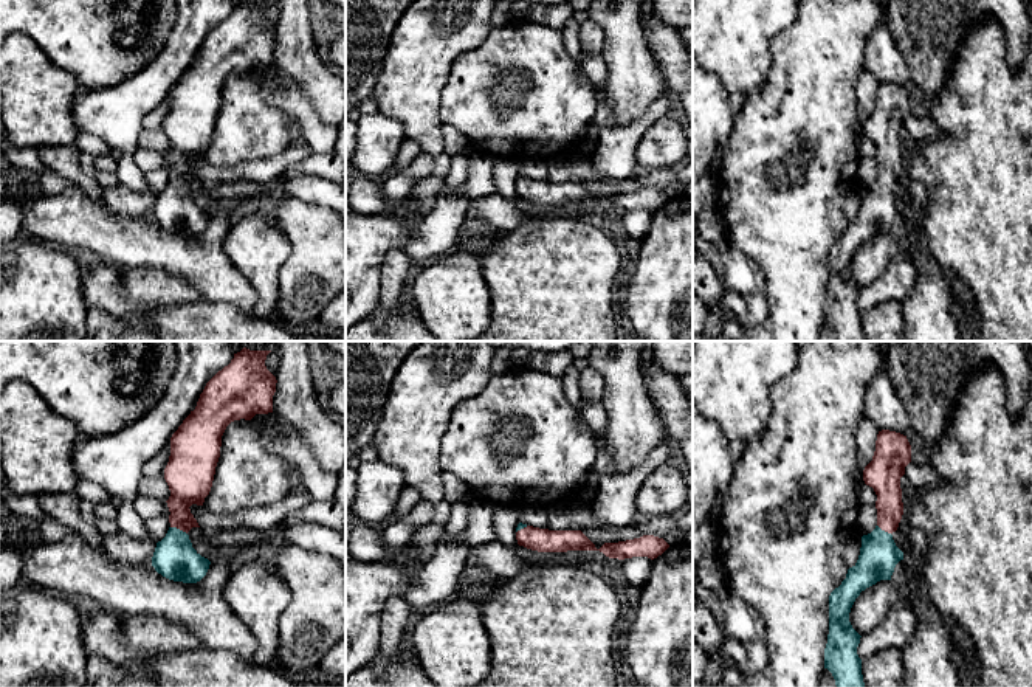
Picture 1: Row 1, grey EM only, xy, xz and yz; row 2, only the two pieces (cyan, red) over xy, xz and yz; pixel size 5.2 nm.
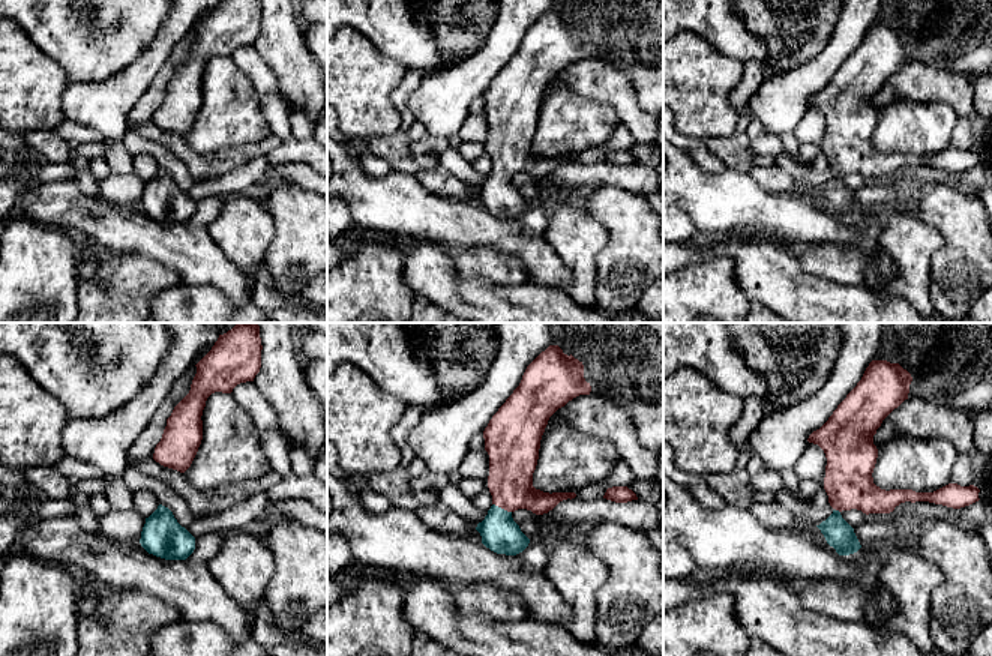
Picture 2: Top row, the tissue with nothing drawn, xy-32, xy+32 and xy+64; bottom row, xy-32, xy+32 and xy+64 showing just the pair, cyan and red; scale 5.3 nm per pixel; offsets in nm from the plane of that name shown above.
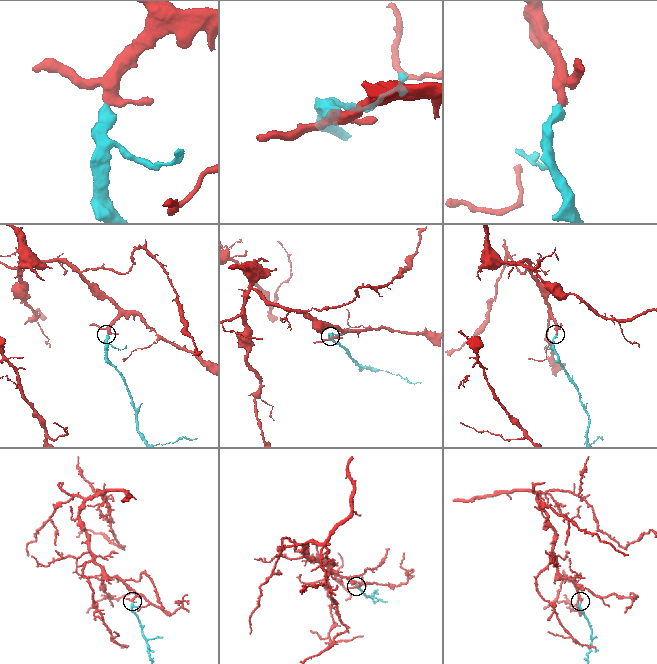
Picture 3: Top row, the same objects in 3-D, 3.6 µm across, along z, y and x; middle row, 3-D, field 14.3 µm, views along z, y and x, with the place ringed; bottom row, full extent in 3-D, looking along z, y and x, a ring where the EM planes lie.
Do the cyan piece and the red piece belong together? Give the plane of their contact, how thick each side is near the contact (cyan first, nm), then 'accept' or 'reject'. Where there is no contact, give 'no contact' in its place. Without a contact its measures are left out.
xy | 220/220 nm | accept

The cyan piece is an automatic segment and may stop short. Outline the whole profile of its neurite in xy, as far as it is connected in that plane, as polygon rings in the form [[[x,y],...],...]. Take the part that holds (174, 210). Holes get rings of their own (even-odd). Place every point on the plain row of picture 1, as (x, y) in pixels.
[[[243,0],[234,6],[231,16],[206,36],[195,62],[191,64],[170,90],[170,109],[164,121],[164,132],[170,143],[170,149],[166,154],[170,164],[170,180],[166,189],[157,195],[152,209],[155,223],[169,233],[197,236],[209,222],[211,214],[192,200],[187,188],[192,180],[200,180],[189,160],[192,157],[203,158],[211,144],[226,79],[234,73],[251,73],[256,67],[273,65],[277,33],[265,19],[270,5]]]

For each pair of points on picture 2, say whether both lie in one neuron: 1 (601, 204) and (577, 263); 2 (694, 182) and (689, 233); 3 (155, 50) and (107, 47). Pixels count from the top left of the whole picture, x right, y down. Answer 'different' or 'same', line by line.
1: different
2: different
3: different

